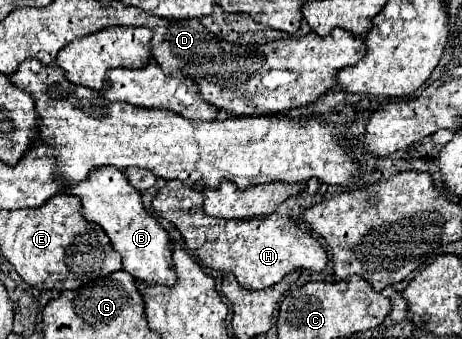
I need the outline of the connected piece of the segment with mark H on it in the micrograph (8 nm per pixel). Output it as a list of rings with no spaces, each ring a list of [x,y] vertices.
[[[180,180],[166,182],[156,194],[152,208],[156,216],[170,220],[182,234],[186,248],[208,268],[232,272],[236,280],[250,290],[262,290],[278,284],[292,270],[322,272],[328,264],[326,248],[312,236],[304,222],[292,222],[290,216],[266,216],[252,220],[220,220],[208,216],[202,208],[204,194]]]

